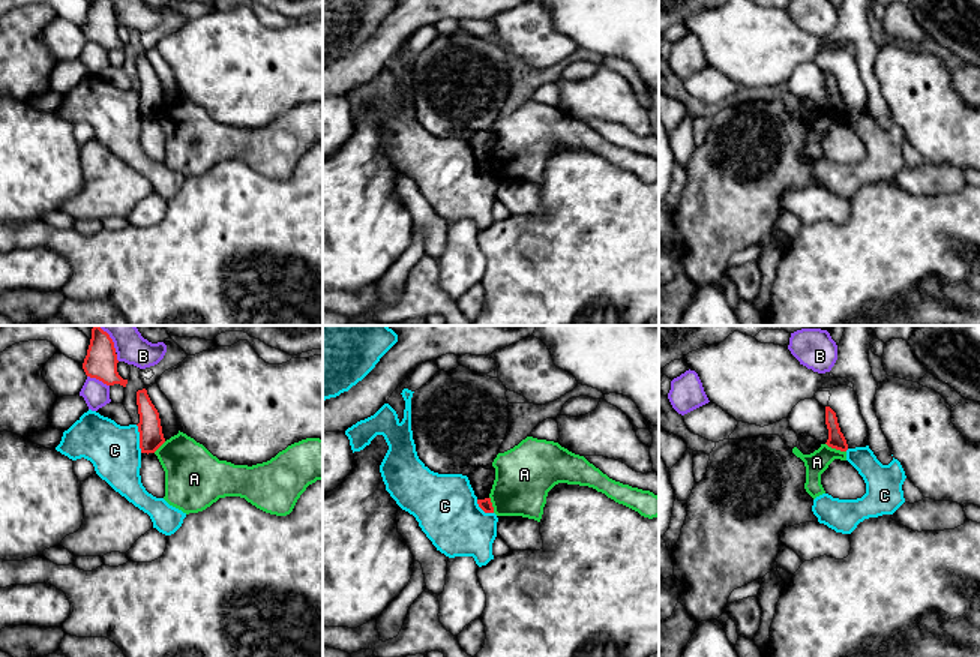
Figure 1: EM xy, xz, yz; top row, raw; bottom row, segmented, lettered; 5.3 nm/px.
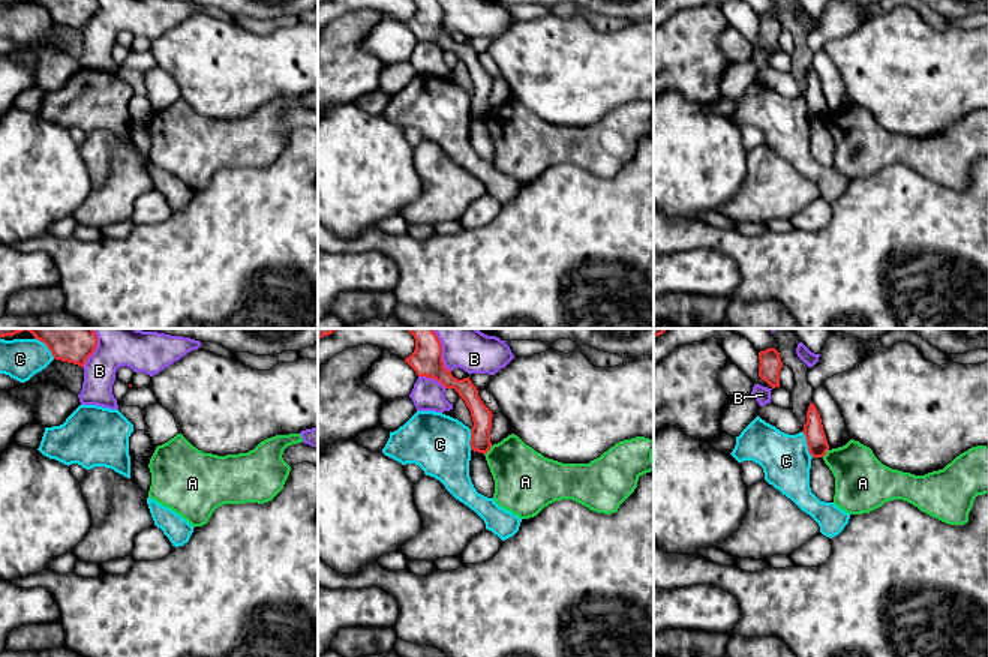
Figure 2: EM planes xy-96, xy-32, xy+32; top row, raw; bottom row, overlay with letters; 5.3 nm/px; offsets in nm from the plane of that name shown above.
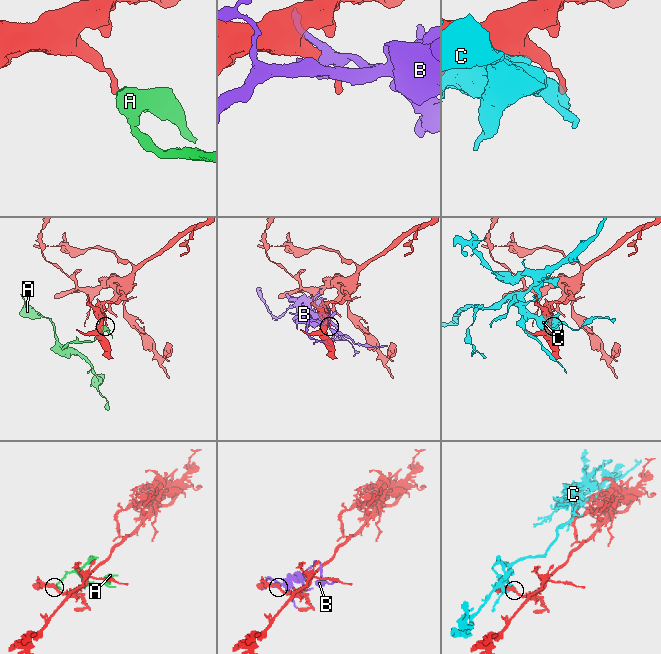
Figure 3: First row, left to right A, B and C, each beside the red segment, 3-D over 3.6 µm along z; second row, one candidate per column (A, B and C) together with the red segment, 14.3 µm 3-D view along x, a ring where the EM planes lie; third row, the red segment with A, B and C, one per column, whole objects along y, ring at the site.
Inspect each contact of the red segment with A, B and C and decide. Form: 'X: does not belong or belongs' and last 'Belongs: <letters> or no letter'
A: does not belong
B: does not belong
C: does not belong
Belongs: no letter

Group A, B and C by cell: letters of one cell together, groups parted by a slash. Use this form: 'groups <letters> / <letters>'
groups A / B / C

